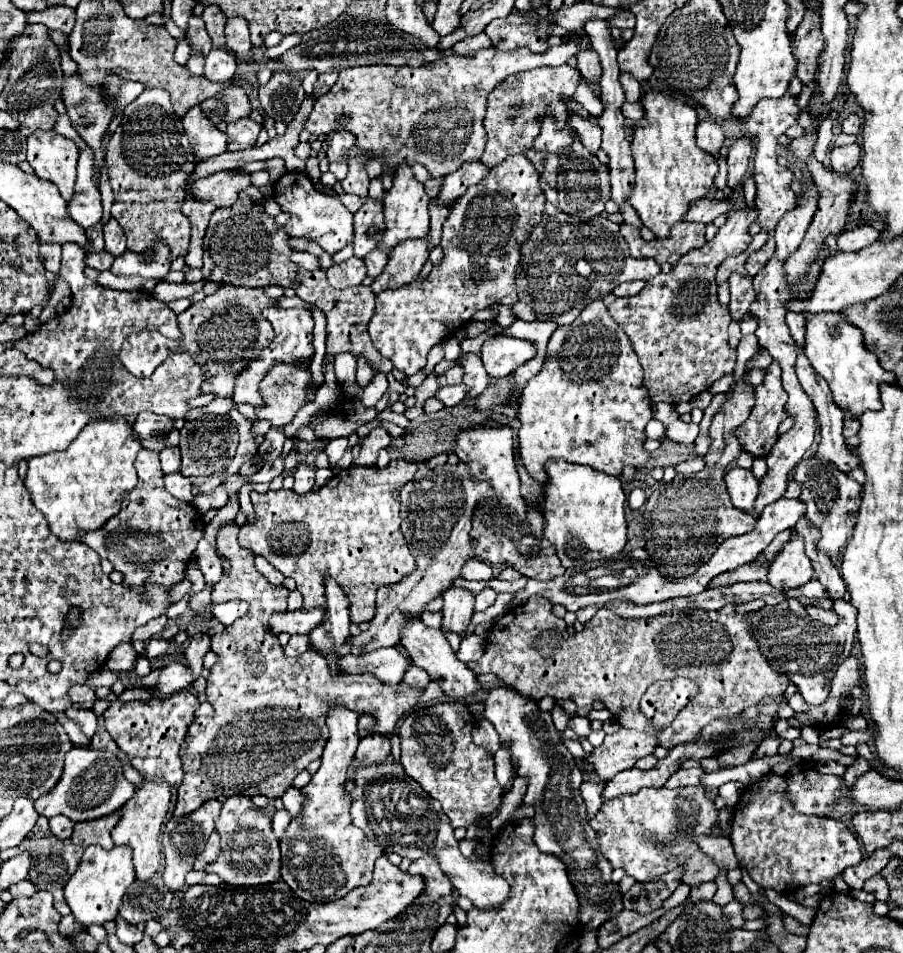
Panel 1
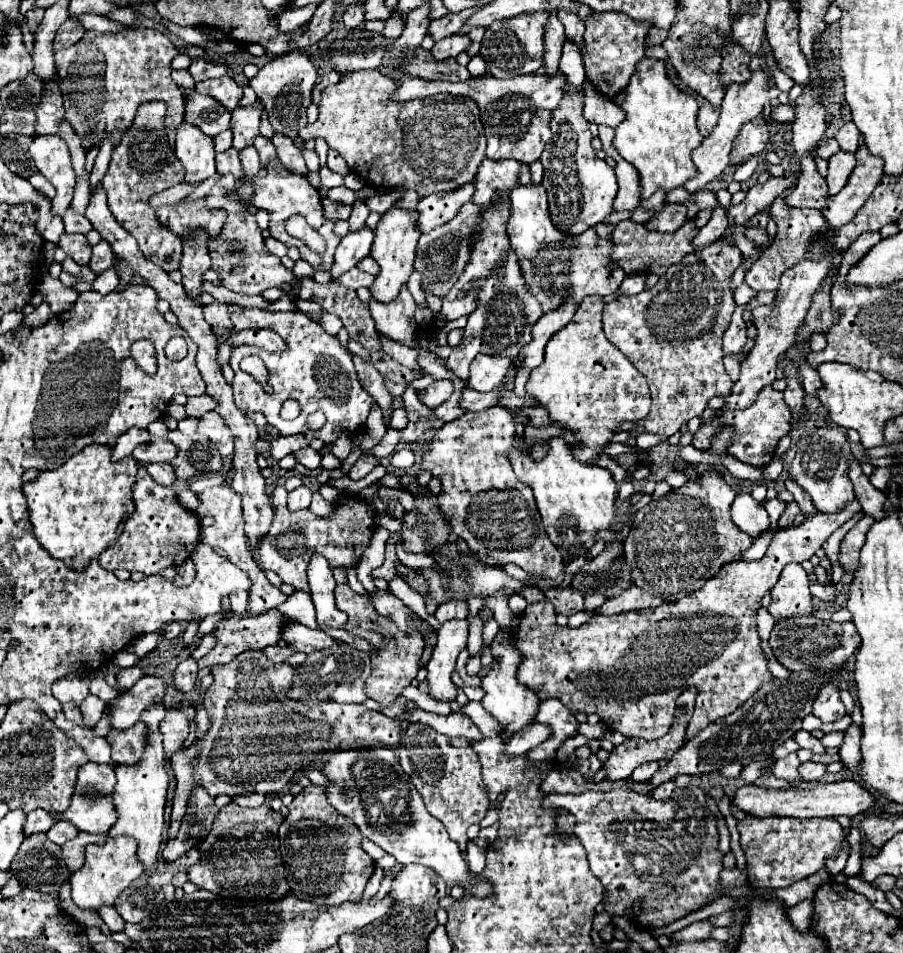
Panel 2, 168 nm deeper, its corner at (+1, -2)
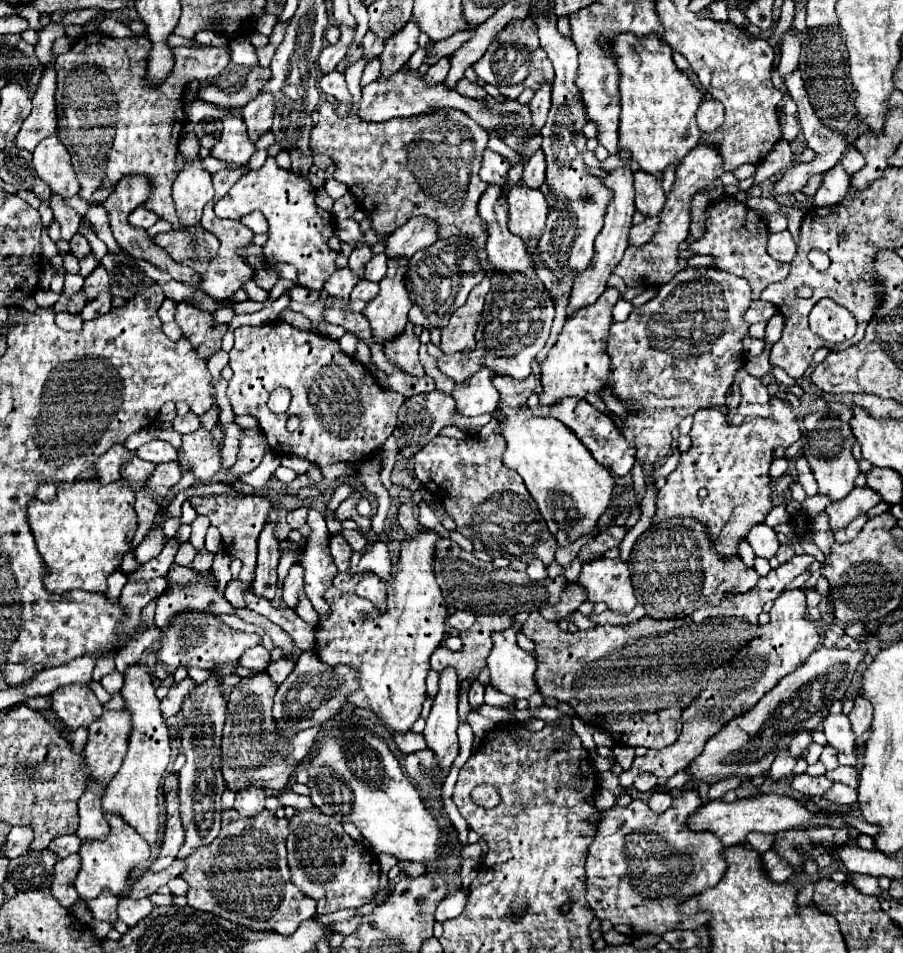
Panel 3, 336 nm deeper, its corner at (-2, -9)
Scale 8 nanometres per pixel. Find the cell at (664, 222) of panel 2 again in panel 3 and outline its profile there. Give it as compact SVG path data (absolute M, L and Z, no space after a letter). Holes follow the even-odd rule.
M647 217L643 223L631 227L629 243L631 245L643 245L643 243L647 243L653 237L653 233L657 231L657 227L659 227L659 217Z

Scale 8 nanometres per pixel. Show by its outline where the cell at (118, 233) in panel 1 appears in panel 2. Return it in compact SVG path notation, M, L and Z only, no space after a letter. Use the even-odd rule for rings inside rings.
M100 242L92 248L92 258L90 258L88 266L96 276L114 266L114 256L112 256L110 246L106 246L106 242Z

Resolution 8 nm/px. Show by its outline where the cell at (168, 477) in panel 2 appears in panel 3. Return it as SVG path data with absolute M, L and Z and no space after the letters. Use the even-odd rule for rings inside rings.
M133 457L133 459L129 459L129 461L121 467L121 477L125 477L125 479L129 481L129 485L131 485L133 489L137 489L137 487L141 487L147 479L153 477L155 467L157 467L157 465L153 465L153 463L149 463L149 461L143 461L143 459L139 459L139 457Z

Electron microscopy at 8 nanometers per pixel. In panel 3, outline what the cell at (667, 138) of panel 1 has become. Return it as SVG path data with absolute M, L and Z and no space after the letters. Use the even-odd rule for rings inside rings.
M623 33L615 39L613 45L617 53L617 63L621 71L619 93L621 93L621 125L619 125L619 149L627 151L633 161L637 161L639 169L661 177L667 165L681 161L693 147L699 145L701 131L695 123L695 111L701 103L701 91L691 83L691 79L679 71L671 59L671 49L657 39L655 35L649 37L635 37L633 33Z

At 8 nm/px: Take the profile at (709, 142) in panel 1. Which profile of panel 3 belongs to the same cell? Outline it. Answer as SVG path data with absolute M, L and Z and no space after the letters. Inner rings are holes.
M715 99L703 101L697 109L697 125L703 133L713 133L723 125L723 105Z

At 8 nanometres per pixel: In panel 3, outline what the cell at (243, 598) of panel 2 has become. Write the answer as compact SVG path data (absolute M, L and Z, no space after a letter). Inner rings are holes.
M233 579L233 581L229 581L229 585L227 585L227 589L225 589L225 599L227 599L235 609L245 607L245 601L243 601L243 589L245 589L245 587L247 587L247 585L243 585L241 581Z

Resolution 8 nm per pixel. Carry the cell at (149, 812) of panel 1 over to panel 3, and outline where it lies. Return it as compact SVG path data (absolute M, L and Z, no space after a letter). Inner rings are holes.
M141 663L127 667L121 695L125 699L125 709L129 709L133 713L133 731L129 737L129 751L123 759L123 765L105 789L103 811L111 813L111 815L119 815L139 835L143 835L151 847L155 847L157 833L159 833L161 783L167 773L169 755L171 755L169 729L165 725L165 719L163 719L161 707L159 707L161 703L155 695L155 687L153 687L153 677L147 667L143 667Z

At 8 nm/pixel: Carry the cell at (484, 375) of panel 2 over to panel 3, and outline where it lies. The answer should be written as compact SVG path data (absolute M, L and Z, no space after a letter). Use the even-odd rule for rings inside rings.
M481 369L463 383L457 383L451 397L457 401L457 411L461 415L483 415L497 409L499 393L493 387L495 373L491 369Z

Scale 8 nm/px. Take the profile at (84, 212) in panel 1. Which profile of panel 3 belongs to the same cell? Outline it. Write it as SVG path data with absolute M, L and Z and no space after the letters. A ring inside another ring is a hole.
M79 233L73 235L73 239L69 241L69 245L71 245L71 253L73 253L75 257L83 257L83 255L87 255L87 253L91 251L87 239L85 239L83 235L79 235Z

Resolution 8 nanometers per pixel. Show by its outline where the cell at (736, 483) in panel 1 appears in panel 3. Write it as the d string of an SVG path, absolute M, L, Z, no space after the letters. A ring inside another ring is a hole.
M765 523L761 525L755 525L749 533L747 533L747 541L751 543L753 551L757 557L765 557L765 559L771 559L777 549L779 549L779 541L777 541L777 535L771 527L767 527Z

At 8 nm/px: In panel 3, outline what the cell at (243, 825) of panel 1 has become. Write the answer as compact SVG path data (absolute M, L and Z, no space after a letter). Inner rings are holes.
M235 809L223 811L223 823L221 833L217 841L213 841L207 847L197 847L187 857L187 869L181 873L181 877L189 883L187 893L187 905L199 911L211 911L215 915L221 915L233 923L245 925L249 929L261 929L261 931L277 931L291 935L301 921L315 917L315 901L303 895L291 881L289 867L287 867L287 851L285 851L285 839L287 839L287 819L275 817L271 811L263 809L255 817L241 817Z

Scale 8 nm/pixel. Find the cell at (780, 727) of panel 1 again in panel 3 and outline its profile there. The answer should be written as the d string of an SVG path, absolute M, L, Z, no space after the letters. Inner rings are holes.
M827 745L825 751L823 751L821 757L819 757L819 763L823 763L827 769L835 769L835 767L839 765L839 761L837 761L837 751L835 751L831 745Z

